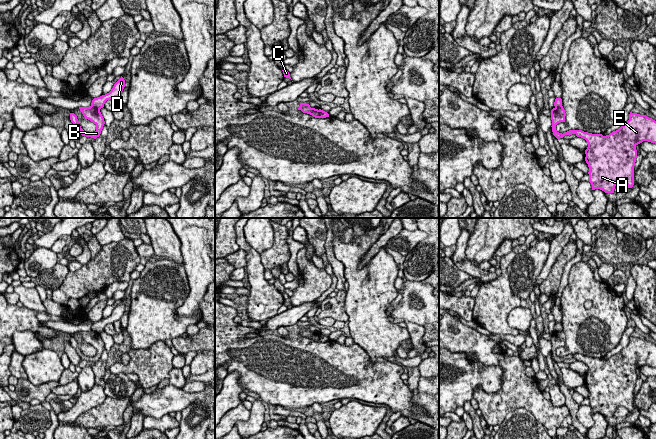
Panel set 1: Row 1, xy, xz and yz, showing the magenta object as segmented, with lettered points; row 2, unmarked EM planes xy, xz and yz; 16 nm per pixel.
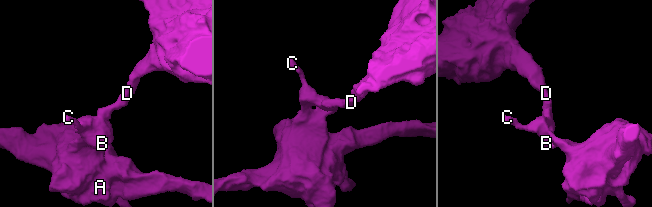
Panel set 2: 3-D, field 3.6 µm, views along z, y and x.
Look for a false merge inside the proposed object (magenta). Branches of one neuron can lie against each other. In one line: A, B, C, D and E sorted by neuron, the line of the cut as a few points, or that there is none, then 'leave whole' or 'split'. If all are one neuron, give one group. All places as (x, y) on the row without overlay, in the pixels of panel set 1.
A B C E / D; cut in xy along (91, 329), (99, 334); split

